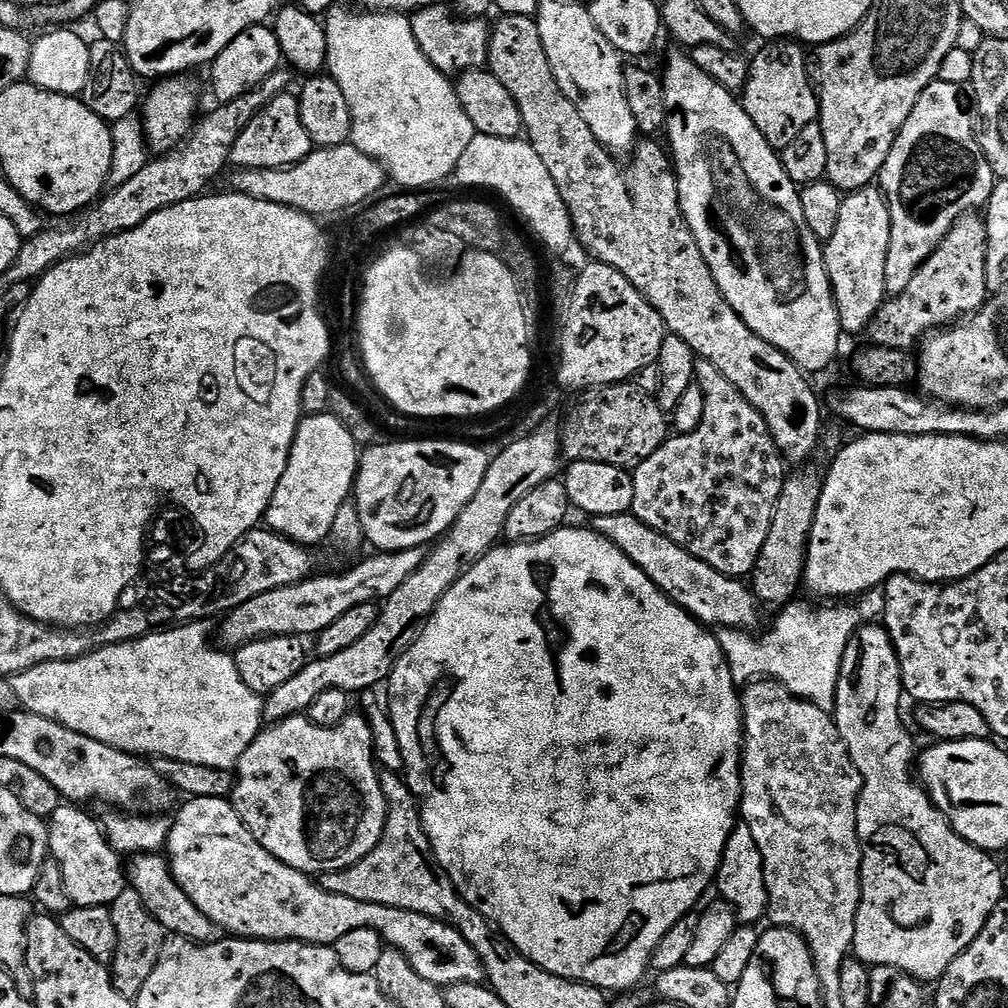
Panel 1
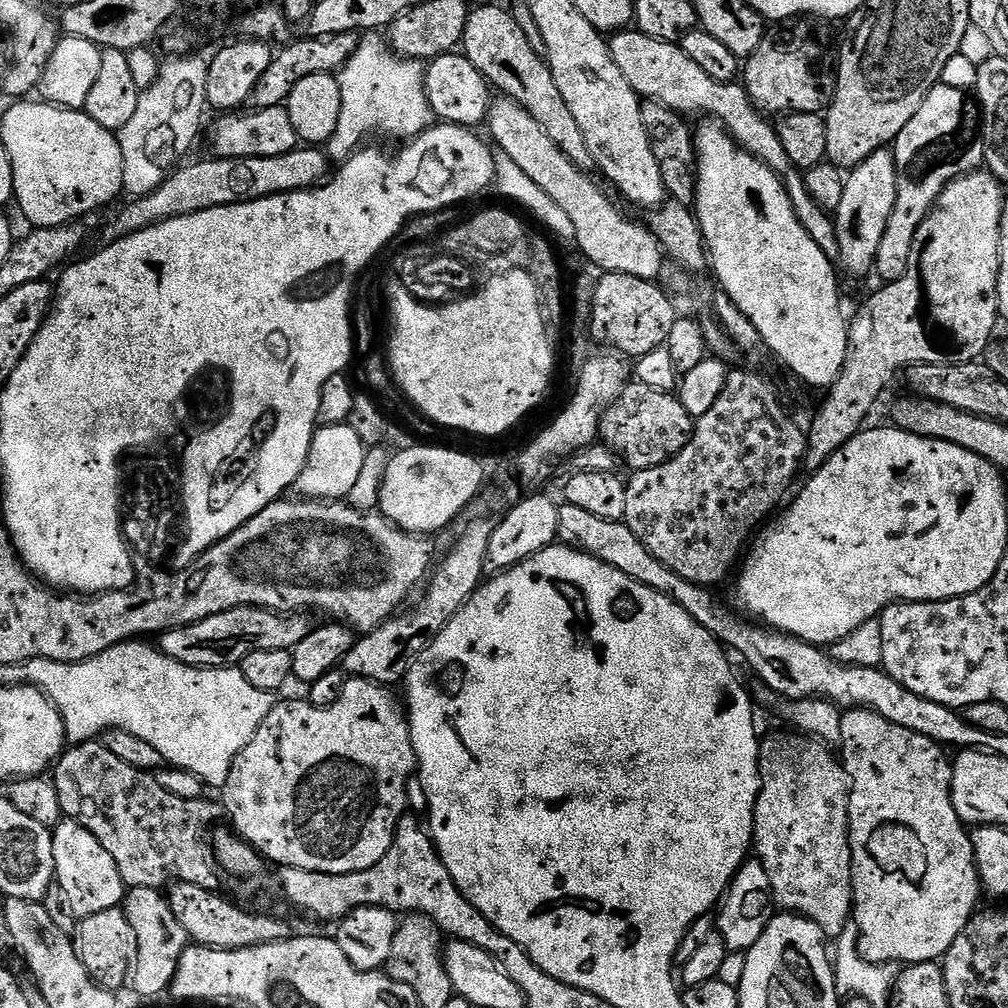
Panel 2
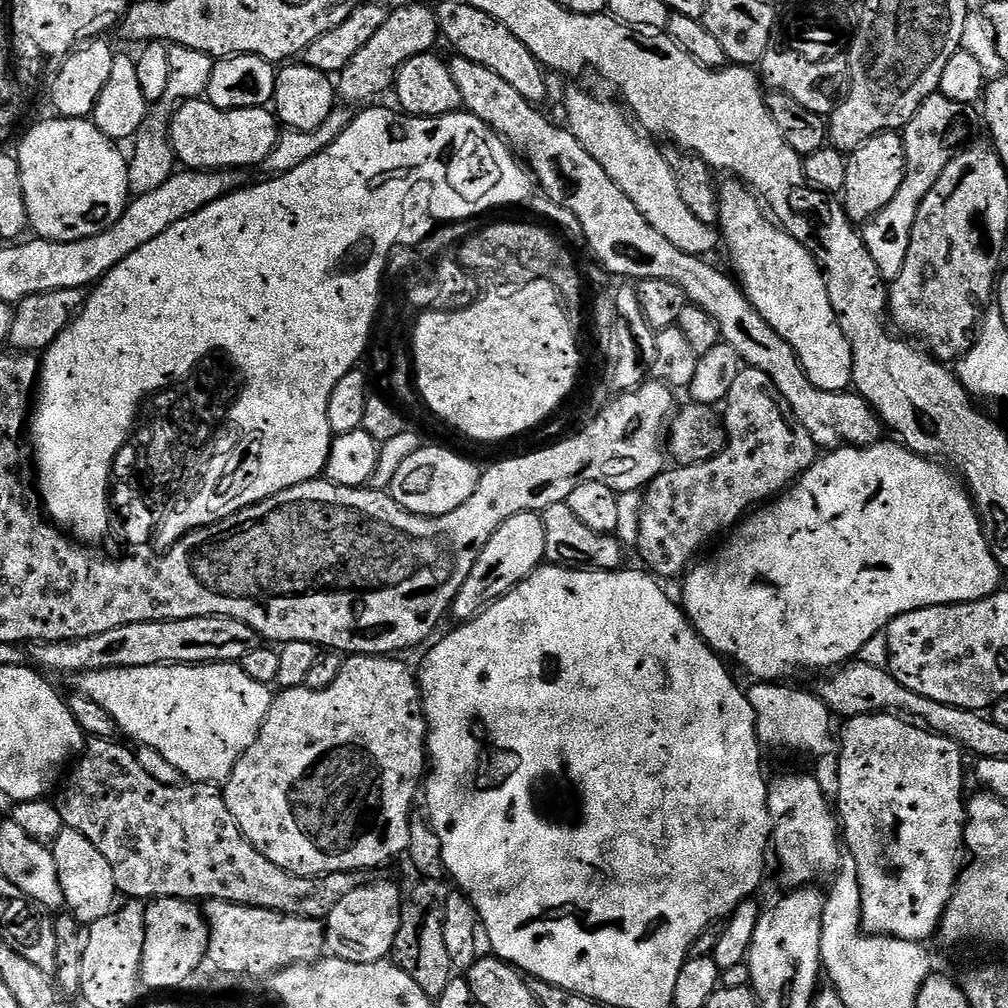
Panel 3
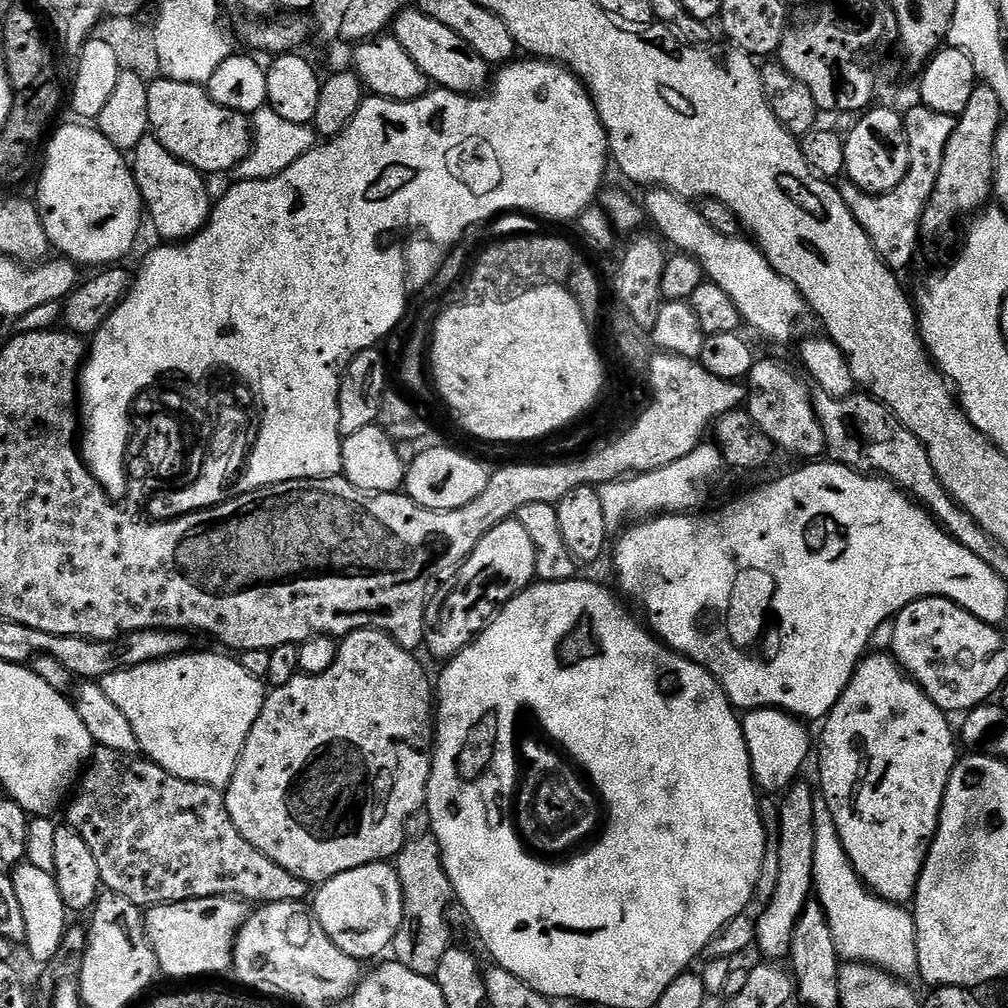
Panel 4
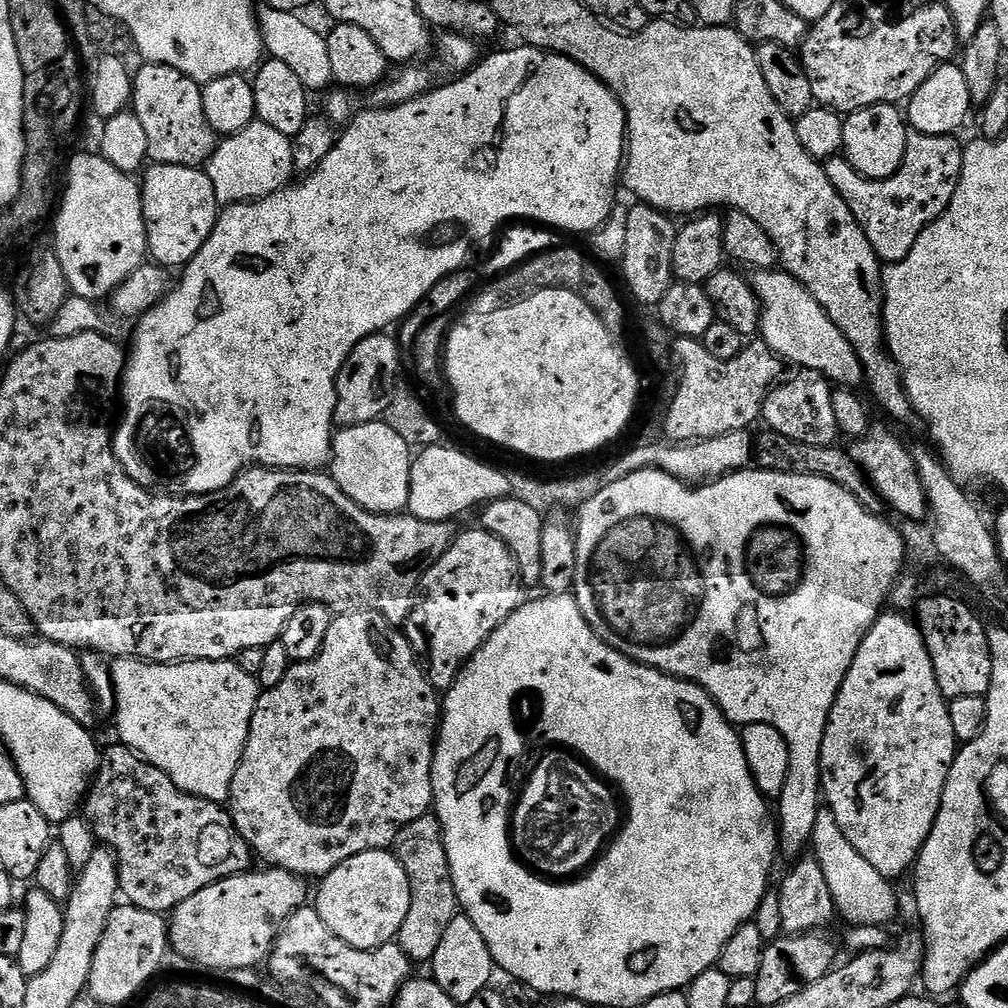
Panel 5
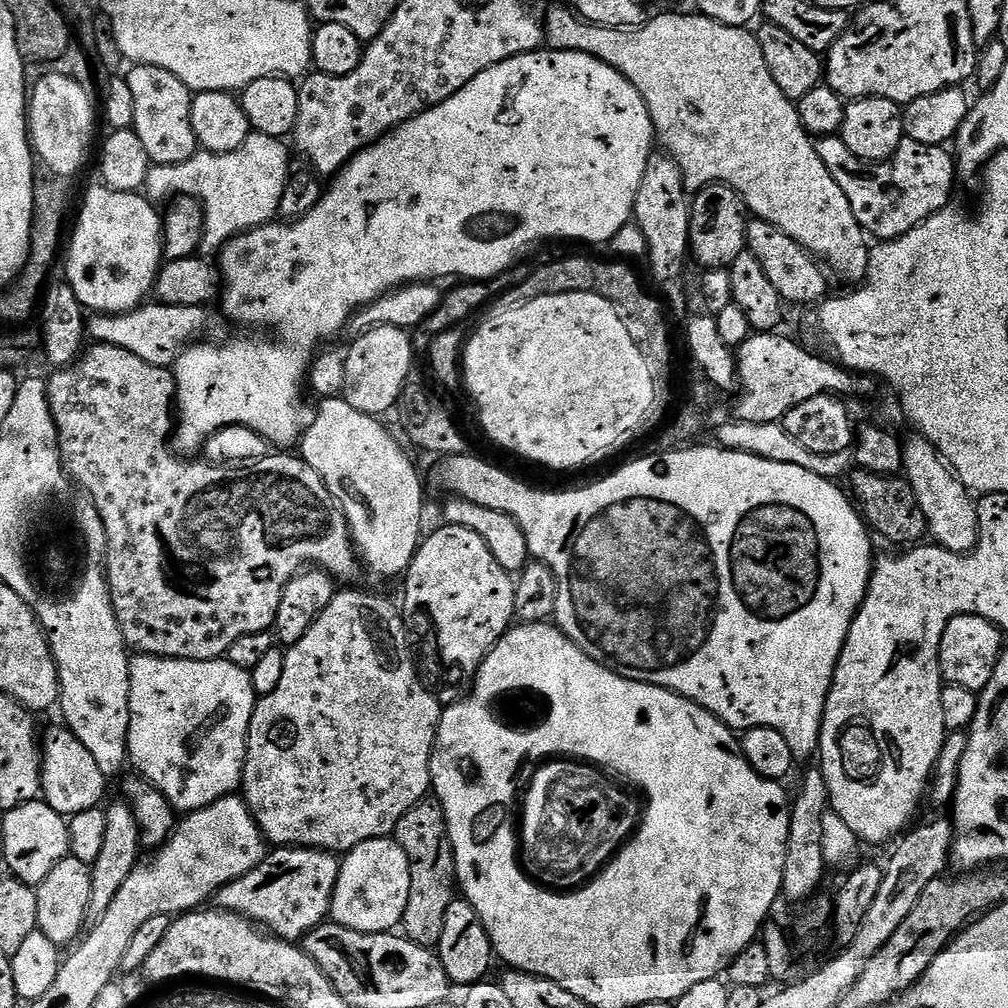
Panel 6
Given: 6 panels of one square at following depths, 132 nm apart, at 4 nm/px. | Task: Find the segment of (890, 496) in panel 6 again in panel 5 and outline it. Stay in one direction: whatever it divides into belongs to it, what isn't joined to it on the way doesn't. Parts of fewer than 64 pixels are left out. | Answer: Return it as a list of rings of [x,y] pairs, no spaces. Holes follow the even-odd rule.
[[[764,430],[764,433],[757,435],[754,440],[754,460],[759,467],[765,468],[768,472],[785,472],[786,474],[802,474],[803,476],[817,476],[826,478],[848,491],[856,501],[867,512],[877,514],[885,511],[886,505],[880,495],[872,489],[867,476],[863,470],[856,465],[851,451],[840,449],[840,446],[809,446],[806,442],[794,442],[794,438],[786,438],[782,434],[771,430]]]

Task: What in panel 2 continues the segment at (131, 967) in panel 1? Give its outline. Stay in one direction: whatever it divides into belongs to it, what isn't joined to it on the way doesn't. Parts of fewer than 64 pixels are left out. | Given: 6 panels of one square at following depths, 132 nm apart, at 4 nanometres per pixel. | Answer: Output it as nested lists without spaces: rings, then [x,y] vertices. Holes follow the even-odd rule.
[[[128,888],[122,905],[126,918],[130,918],[130,927],[134,929],[134,938],[138,938],[136,963],[130,973],[131,987],[136,987],[140,996],[160,996],[172,987],[178,962],[190,941],[182,922],[174,918],[167,899],[154,888]]]

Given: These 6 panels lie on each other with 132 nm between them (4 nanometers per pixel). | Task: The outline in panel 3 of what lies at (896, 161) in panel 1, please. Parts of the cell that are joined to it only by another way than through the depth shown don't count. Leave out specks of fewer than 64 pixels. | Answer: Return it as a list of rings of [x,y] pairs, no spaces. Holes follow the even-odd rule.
[[[937,94],[926,98],[926,102],[918,106],[918,114],[914,114],[914,118],[910,118],[910,122],[902,130],[906,154],[902,186],[898,186],[898,194],[894,194],[894,198],[890,198],[890,202],[886,202],[886,206],[882,206],[874,219],[862,228],[866,250],[870,250],[870,258],[874,258],[874,266],[878,266],[878,274],[882,274],[886,282],[896,280],[898,274],[902,274],[906,250],[910,250],[910,234],[914,230],[914,222],[926,194],[930,194],[934,182],[942,178],[942,170],[946,170],[957,152],[969,143],[972,110],[969,105]]]

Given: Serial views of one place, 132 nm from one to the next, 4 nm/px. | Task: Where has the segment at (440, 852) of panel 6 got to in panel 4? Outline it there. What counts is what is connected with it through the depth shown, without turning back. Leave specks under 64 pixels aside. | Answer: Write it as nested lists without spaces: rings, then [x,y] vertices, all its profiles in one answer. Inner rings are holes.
[[[431,834],[405,839],[404,849],[394,858],[394,867],[404,887],[404,904],[412,904],[412,916],[428,916],[428,920],[420,924],[420,932],[416,932],[416,952],[408,952],[405,964],[418,974],[435,977],[438,962],[442,962],[442,954],[446,954],[450,946],[452,928],[448,925],[448,907],[454,904],[440,843]]]

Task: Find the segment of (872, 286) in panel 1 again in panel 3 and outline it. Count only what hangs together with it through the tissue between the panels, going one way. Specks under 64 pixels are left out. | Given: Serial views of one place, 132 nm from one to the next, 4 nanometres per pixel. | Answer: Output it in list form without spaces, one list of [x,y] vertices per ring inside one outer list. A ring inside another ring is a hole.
[[[899,131],[880,132],[848,156],[842,203],[853,224],[867,224],[878,214],[878,210],[882,210],[882,206],[886,206],[886,202],[890,202],[890,198],[894,198],[894,194],[898,194],[905,166],[904,138]]]

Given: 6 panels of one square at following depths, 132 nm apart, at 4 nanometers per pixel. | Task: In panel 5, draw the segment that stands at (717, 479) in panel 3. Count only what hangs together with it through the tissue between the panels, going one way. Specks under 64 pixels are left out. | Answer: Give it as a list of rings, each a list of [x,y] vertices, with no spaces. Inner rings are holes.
[[[800,370],[795,373],[793,380],[785,379],[776,385],[764,403],[763,423],[771,431],[782,434],[786,438],[794,438],[794,442],[806,442],[809,446],[830,446],[841,439],[842,433],[838,426],[838,417],[834,414],[833,385],[822,374]]]

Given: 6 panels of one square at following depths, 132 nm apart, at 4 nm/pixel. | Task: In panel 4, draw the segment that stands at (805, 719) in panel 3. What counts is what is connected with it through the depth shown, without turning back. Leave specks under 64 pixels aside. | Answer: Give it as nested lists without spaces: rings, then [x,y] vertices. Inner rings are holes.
[[[753,708],[745,711],[742,716],[744,725],[744,737],[746,738],[746,750],[750,754],[750,766],[752,767],[752,779],[759,791],[777,792],[783,794],[797,783],[800,771],[808,760],[808,751],[813,751],[814,740],[808,737],[808,732],[803,723],[789,712],[782,712],[779,708]]]

